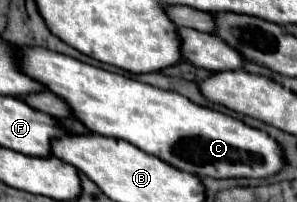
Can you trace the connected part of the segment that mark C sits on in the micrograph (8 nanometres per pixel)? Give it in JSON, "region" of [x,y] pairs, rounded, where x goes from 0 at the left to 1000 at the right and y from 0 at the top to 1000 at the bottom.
{"region":[[[71,238],[71,347],[165,426],[178,465],[205,475],[219,505],[232,505],[239,545],[253,554],[253,584],[266,584],[306,653],[340,673],[380,673],[401,693],[421,693],[542,792],[562,812],[663,861],[663,871],[710,871],[710,881],[906,881],[946,842],[946,743],[933,743],[933,703],[906,683],[886,644],[845,634],[825,604],[778,584],[771,564],[710,545],[697,525],[670,525],[643,505],[630,475],[549,446],[508,416],[481,416],[468,396],[448,396],[414,366],[360,356],[347,337],[266,307],[239,277],[192,267],[152,238]]]}

